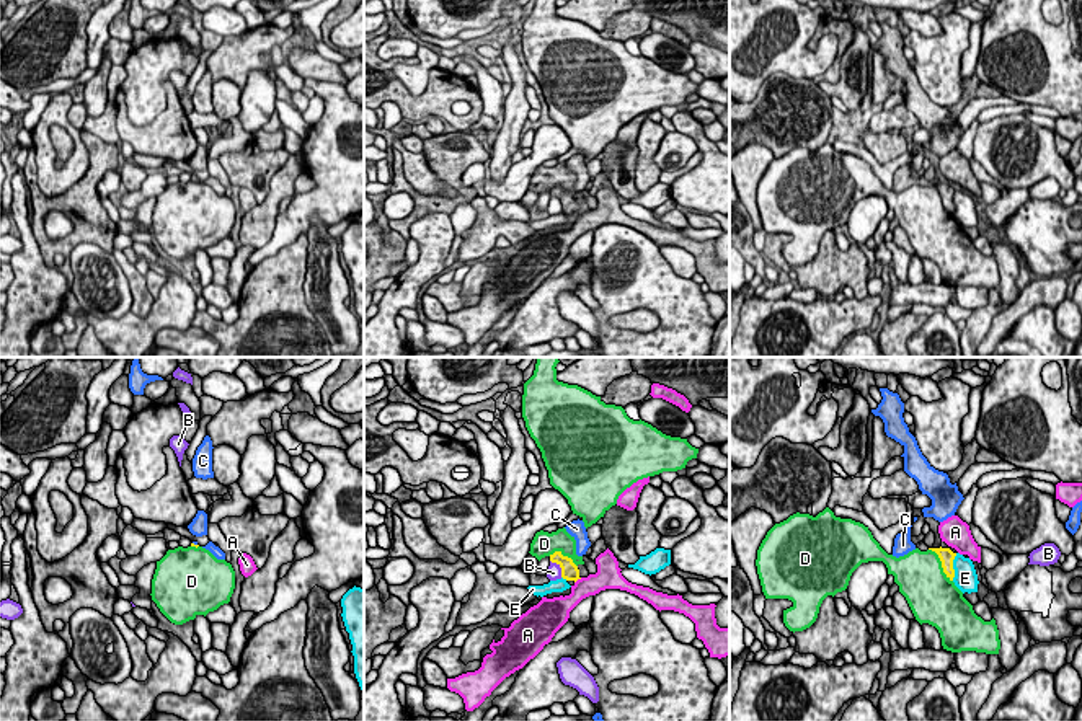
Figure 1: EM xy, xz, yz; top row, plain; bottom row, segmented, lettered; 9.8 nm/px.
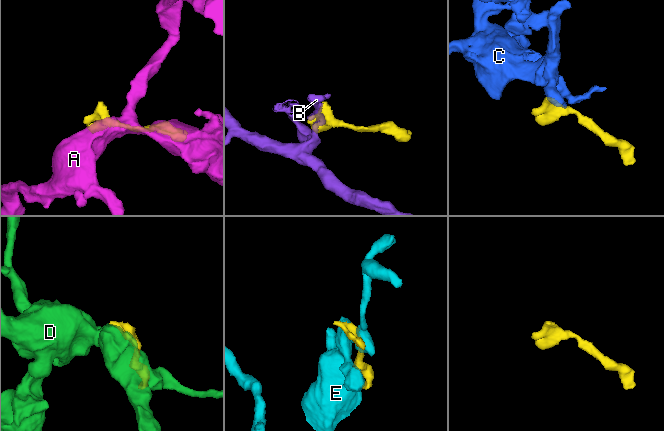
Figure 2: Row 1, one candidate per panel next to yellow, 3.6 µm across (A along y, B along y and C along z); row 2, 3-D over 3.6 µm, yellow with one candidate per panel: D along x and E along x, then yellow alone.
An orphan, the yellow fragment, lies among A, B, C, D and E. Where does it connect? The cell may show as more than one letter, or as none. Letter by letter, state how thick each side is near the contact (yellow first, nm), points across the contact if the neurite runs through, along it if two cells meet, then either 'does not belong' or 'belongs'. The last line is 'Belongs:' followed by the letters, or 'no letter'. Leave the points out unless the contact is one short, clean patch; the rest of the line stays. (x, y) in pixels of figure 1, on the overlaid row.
A: 170 nm thick on the yellow side, 200 nm on the other; does not belong
B: 170 nm thick on the yellow side, 130 nm on the other; does not belong
C: 30 nm thick on the yellow side, 30 nm on the other; runs through xy (191, 544), (193, 544), (193, 542); belongs
D: 140 nm thick on the yellow side, 480 nm on the other; does not belong
E: 140 nm thick on the yellow side, 220 nm on the other; does not belong
Belongs: C

